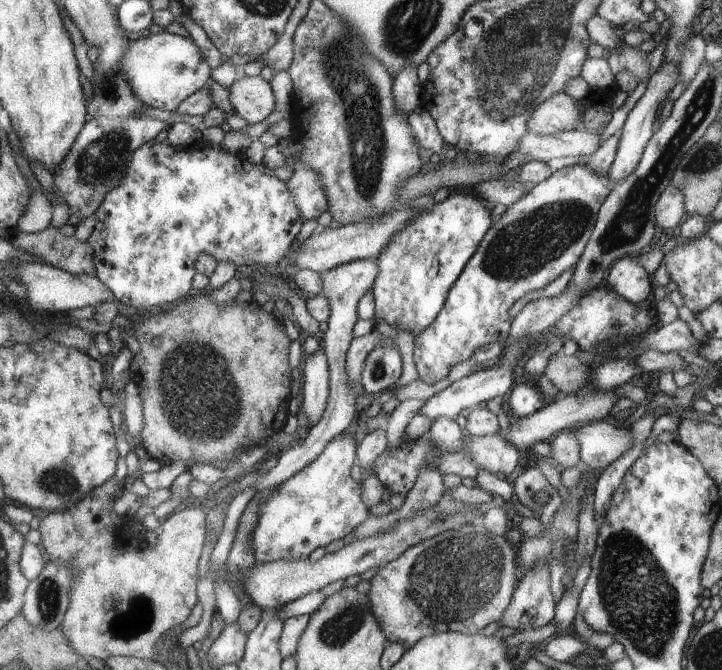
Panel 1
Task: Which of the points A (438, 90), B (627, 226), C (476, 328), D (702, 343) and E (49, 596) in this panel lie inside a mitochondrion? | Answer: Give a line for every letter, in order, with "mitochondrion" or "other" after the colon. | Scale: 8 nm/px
A: other
B: mitochondrion
C: other
D: other
E: mitochondrion

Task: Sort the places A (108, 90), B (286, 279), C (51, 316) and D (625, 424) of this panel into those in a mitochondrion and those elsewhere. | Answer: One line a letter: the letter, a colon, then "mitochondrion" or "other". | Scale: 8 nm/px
A: mitochondrion
B: other
C: other
D: other

